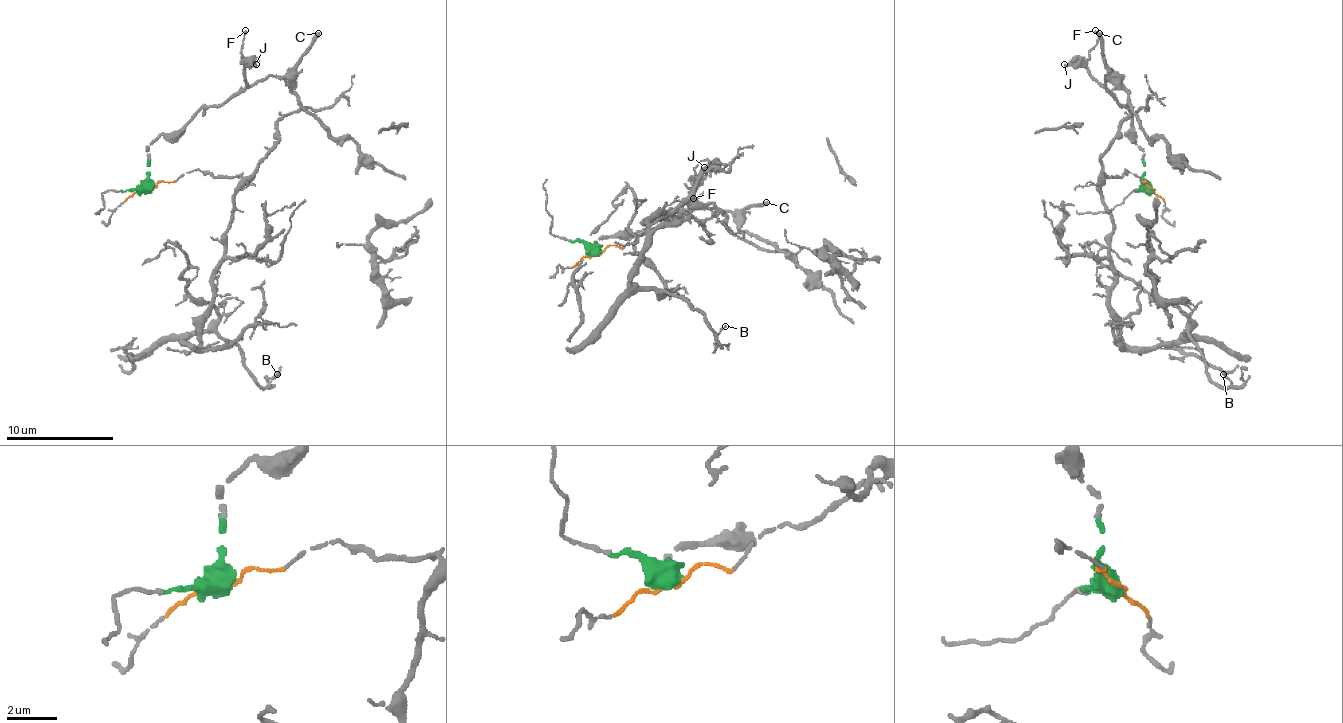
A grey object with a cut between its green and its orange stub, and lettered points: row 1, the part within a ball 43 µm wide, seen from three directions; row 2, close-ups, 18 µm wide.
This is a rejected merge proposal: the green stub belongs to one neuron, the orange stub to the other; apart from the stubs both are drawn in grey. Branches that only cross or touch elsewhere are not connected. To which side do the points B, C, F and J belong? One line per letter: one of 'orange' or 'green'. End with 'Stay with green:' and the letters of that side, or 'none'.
B: orange
C: green
F: green
J: green
Stay with green: C, F, J

